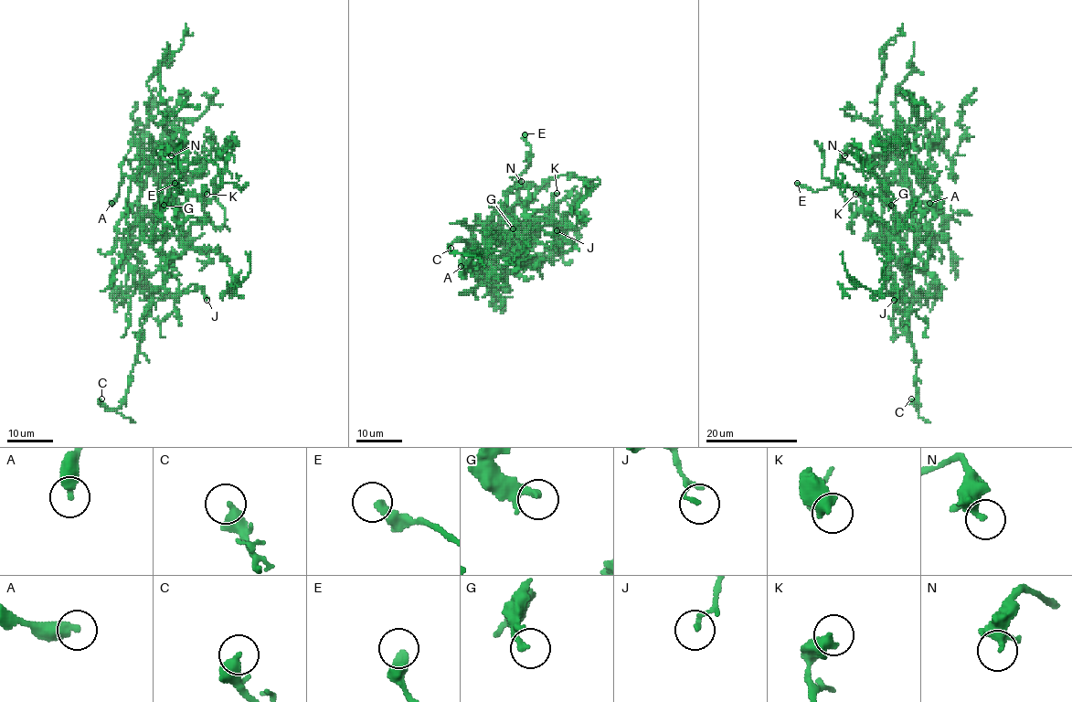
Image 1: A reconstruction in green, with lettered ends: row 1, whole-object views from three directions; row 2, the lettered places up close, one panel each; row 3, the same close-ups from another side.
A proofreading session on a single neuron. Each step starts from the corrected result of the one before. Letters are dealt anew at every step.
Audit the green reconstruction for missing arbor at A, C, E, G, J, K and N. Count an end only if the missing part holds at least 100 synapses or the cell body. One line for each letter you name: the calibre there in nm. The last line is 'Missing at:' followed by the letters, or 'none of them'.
A: 440 nm
Missing at: A

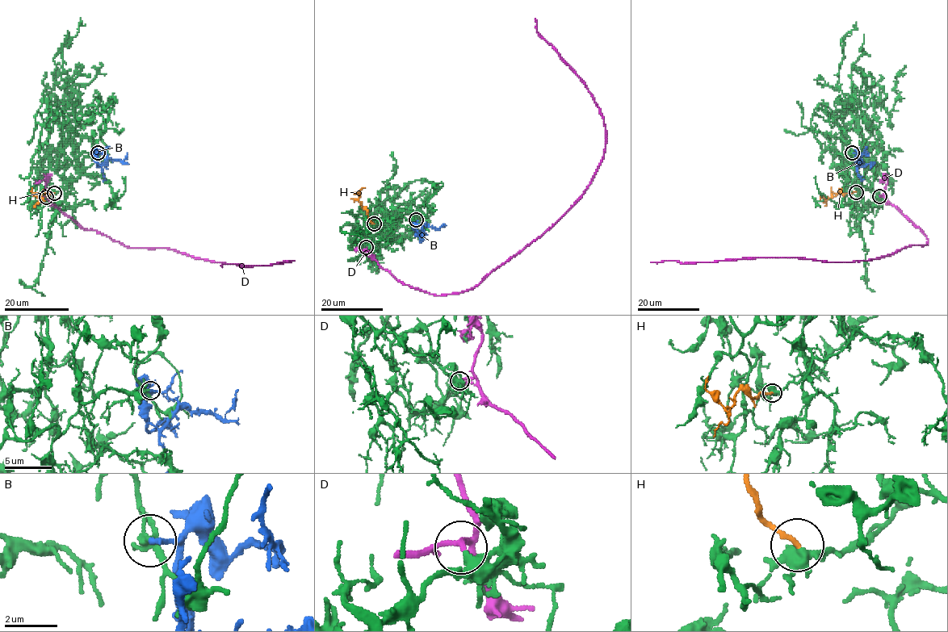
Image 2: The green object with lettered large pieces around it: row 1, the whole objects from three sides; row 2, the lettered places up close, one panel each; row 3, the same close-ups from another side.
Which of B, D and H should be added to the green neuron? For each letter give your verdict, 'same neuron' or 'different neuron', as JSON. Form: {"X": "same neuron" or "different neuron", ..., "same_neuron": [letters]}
{"B": "different neuron", "D": "different neuron", "H": "same neuron", "same_neuron": ["H"]}

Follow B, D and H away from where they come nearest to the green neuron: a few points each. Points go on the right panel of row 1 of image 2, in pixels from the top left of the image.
B: (853, 153), (856, 154), (856, 165), (857, 158), (861, 161), (859, 162), (857, 157), (857, 152)
D: (879, 196), (884, 195), (921, 229), (927, 244), (904, 246), (878, 258), (853, 261), (788, 257), (651, 262)
H: (856, 192), (844, 194), (840, 191), (833, 197), (820, 198), (820, 200)

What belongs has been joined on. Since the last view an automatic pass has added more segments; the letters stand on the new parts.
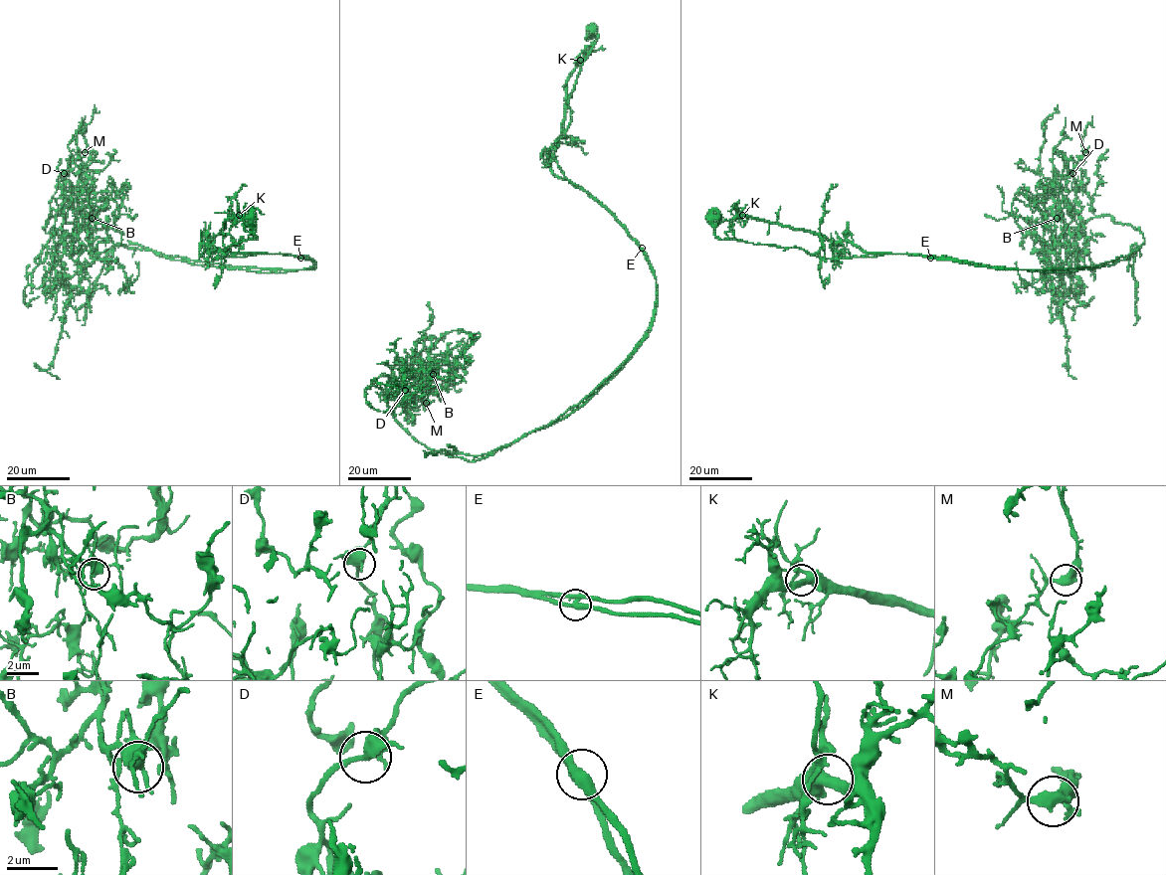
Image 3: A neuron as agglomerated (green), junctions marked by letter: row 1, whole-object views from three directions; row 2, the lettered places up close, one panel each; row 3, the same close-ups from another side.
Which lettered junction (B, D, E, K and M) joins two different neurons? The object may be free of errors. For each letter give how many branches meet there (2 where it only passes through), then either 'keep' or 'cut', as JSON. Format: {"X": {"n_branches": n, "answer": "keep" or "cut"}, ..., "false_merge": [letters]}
{"B": {"n_branches": 3, "answer": "keep"}, "D": {"n_branches": 3, "answer": "keep"}, "E": {"n_branches": 3, "answer": "cut"}, "K": {"n_branches": 3, "answer": "keep"}, "M": {"n_branches": 3, "answer": "keep"}, "false_merge": ["E"]}

